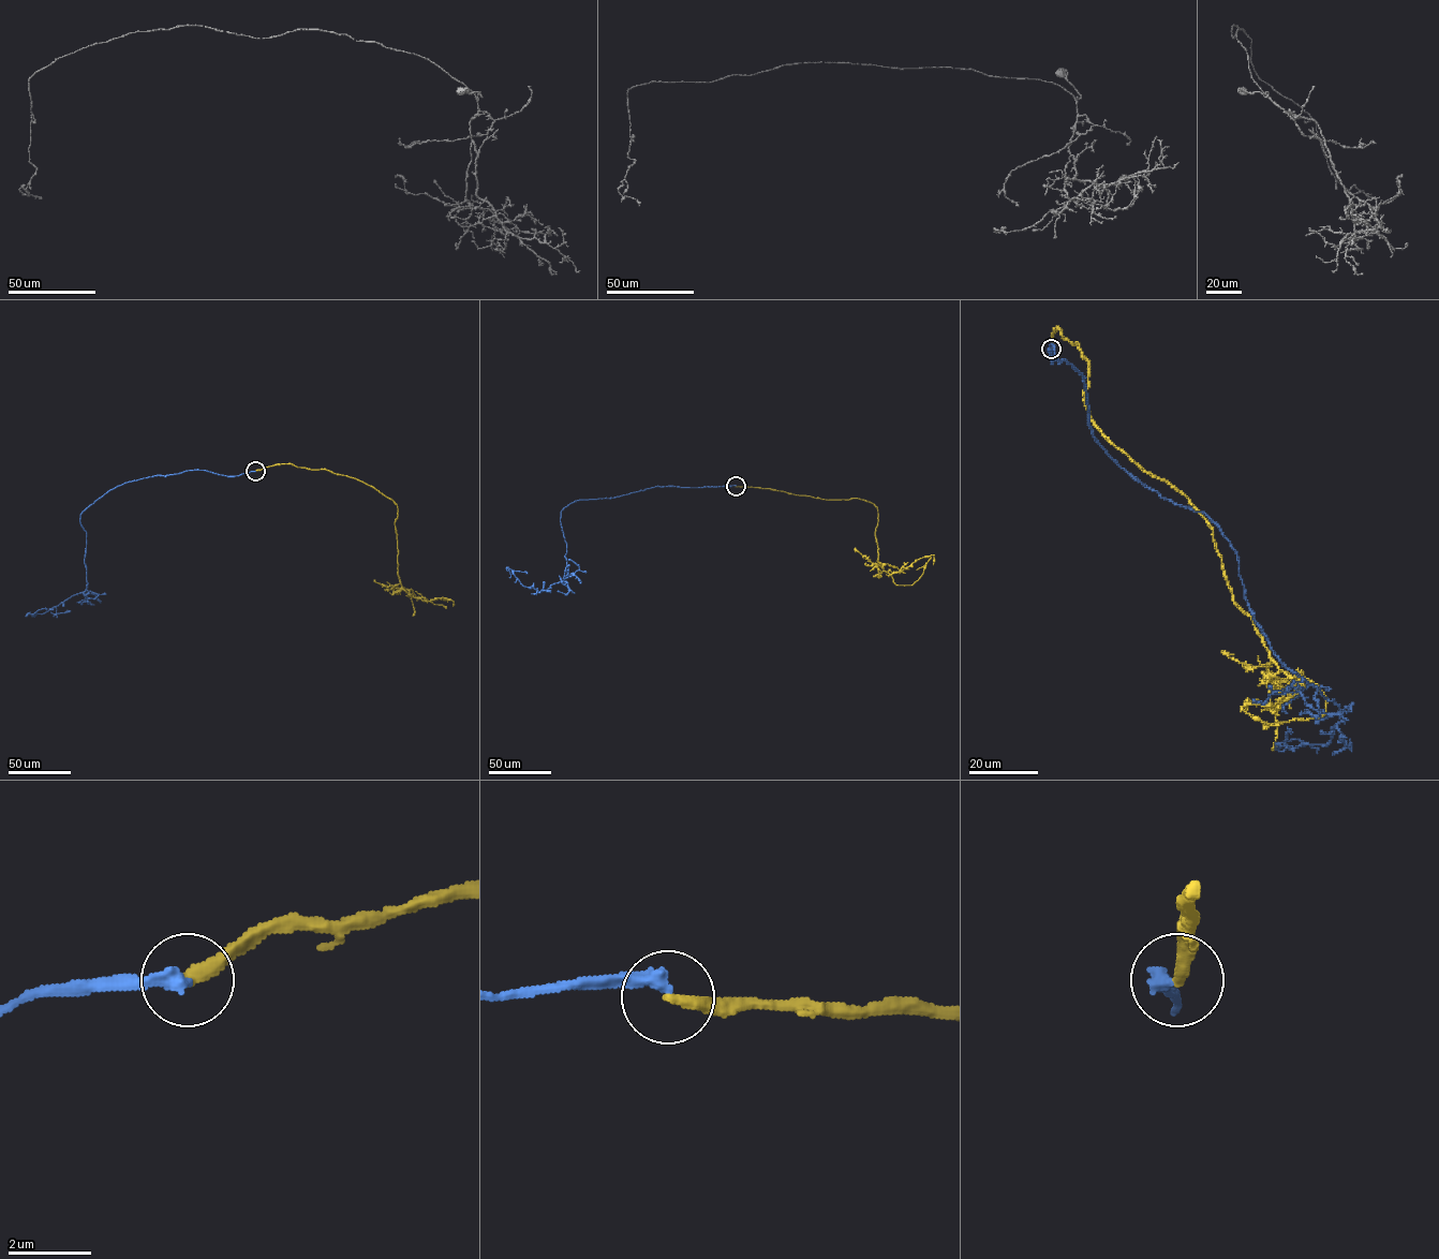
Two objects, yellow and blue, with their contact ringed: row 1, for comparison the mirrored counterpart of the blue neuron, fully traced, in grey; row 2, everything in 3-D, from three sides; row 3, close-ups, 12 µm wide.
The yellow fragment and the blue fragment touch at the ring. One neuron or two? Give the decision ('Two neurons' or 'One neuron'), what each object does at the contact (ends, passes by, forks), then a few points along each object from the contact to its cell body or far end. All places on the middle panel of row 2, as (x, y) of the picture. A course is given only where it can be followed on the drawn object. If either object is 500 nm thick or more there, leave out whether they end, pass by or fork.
Two neurons. At the ring yellow ends. At the ring blue ends. Course of yellow: (736, 486), (871, 502), (877, 512), (875, 537), (880, 565), (891, 575), (931, 557), (917, 569). Course of blue: (736, 486), (656, 486), (577, 500), (560, 519), (566, 577), (538, 591), (522, 586), (513, 572), (528, 573)

